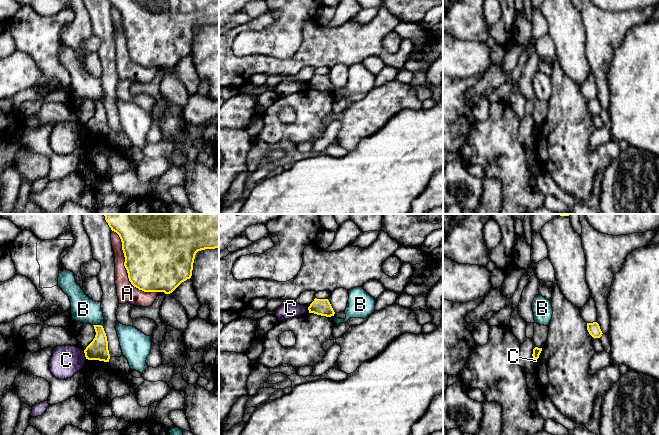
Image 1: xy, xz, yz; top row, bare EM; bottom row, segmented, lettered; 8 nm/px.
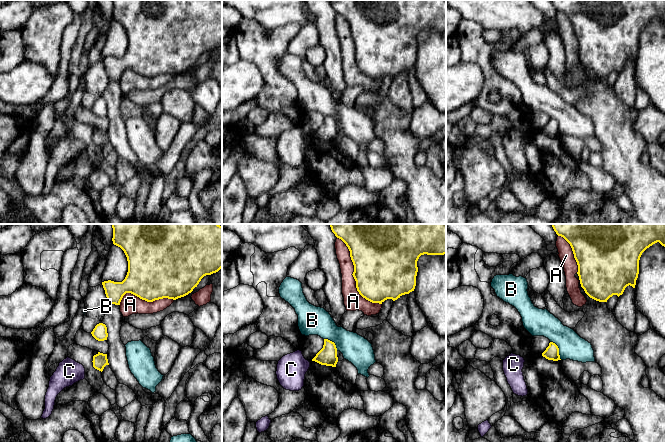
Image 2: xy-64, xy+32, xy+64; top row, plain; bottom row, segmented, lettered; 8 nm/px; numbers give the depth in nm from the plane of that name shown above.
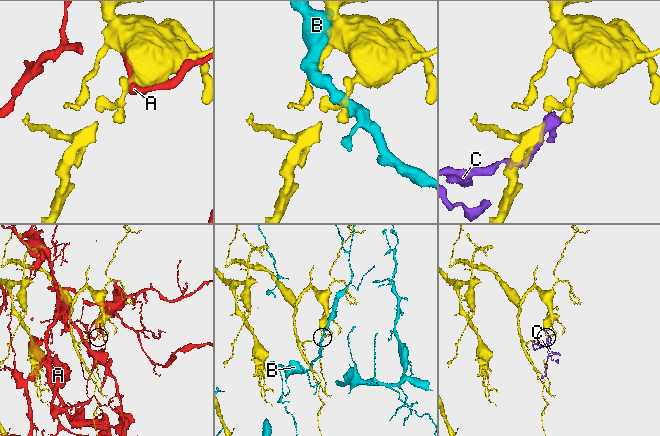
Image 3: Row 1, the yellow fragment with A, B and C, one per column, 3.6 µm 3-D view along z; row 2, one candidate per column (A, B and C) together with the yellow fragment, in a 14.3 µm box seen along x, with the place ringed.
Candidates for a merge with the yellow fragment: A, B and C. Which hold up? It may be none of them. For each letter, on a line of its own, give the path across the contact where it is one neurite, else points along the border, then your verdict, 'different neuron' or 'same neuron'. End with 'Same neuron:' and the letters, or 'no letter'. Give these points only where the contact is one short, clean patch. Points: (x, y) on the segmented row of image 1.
A: different neuron
B: different neuron
C: border along xy (83, 351), (86, 358); different neuron
Same neuron: no letter

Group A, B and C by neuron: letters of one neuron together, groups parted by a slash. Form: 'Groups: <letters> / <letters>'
Groups: A / B / C

